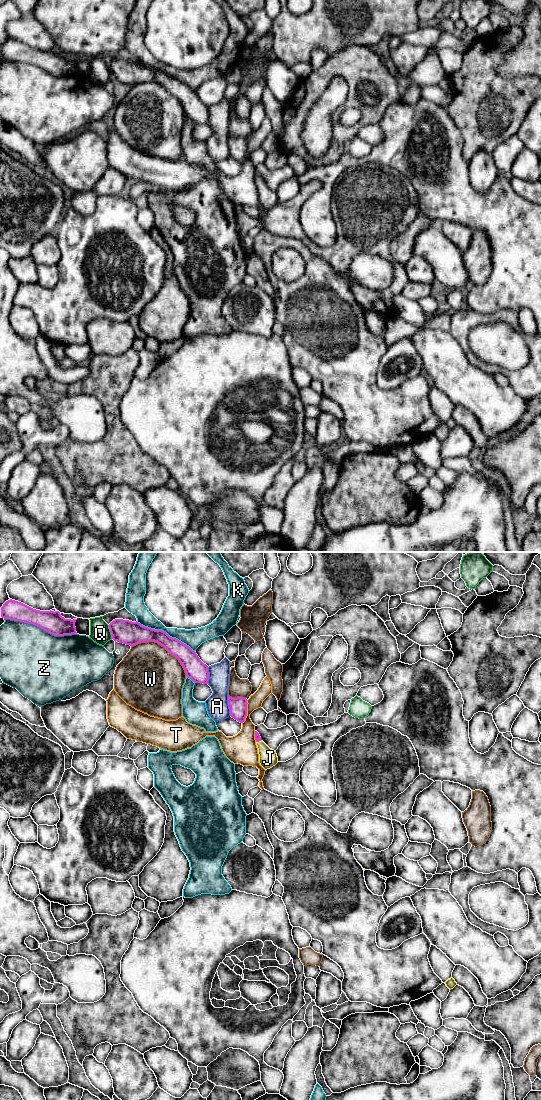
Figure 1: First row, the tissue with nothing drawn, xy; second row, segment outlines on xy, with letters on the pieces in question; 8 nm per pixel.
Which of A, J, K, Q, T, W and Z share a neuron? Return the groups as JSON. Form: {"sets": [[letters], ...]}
{"sets": [["A"], ["J"], ["K"], ["Q"], ["T"], ["W"], ["Z"]]}

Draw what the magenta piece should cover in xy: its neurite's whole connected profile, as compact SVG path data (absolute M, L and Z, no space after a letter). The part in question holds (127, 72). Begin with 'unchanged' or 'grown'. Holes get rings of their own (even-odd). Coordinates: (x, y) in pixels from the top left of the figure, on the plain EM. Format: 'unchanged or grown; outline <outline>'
unchanged; outline M123 59L113 60L109 69L114 81L131 87L141 82L157 82L179 100L188 118L195 123L208 124L208 106L189 86L170 77L166 72L145 67L137 61Z

